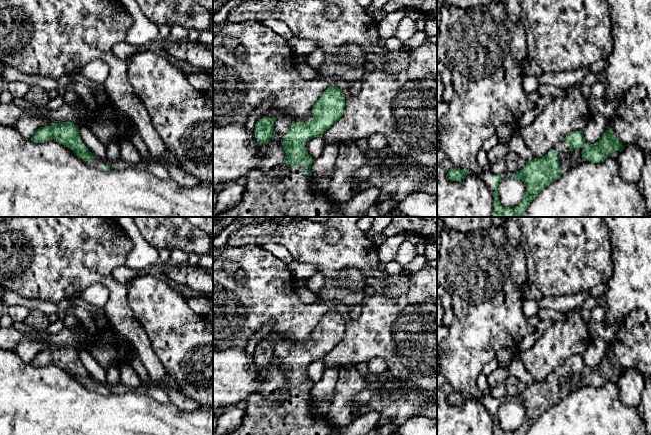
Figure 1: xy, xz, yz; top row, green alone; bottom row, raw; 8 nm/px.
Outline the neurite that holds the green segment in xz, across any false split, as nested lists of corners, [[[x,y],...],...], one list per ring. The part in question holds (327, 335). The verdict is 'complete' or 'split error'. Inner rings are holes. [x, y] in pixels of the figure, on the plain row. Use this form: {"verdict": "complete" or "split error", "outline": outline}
{"verdict": "split error", "outline": [[[328,311],[314,328],[312,337],[304,342],[296,343],[280,338],[275,342],[261,342],[257,345],[254,359],[263,369],[277,357],[283,359],[283,372],[286,385],[265,397],[258,393],[250,394],[246,400],[246,411],[242,422],[233,431],[224,435],[340,435],[340,428],[335,426],[327,416],[312,412],[311,389],[314,383],[308,378],[304,368],[336,348],[344,338],[345,320],[335,311]]]}

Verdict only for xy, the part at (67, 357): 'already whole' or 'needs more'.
needs more

